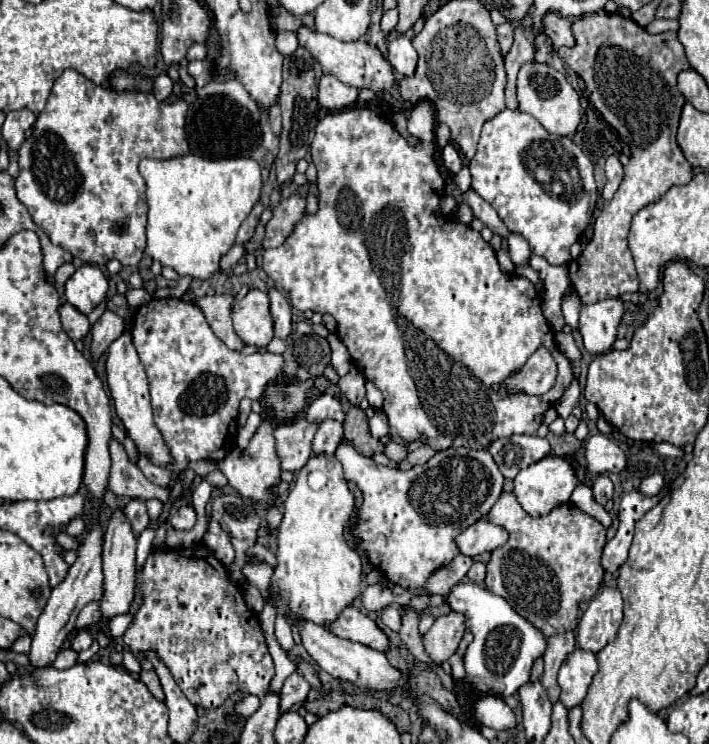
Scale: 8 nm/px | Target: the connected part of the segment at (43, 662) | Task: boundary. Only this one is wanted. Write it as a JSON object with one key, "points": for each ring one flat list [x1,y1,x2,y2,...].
{"points":[[100,525,90,527,90,531,86,533,86,539,80,543,78,547,78,559,76,563,70,567,68,577,60,583,60,587,52,589,52,595,42,611,42,615,38,617,36,623,36,631,32,637,32,649,28,653,30,665,34,669,42,669,42,667,50,667,62,647,62,643,66,641,66,637,72,633,74,629,74,621,80,613,80,609,90,603,90,601,98,601,102,597,102,529]]}

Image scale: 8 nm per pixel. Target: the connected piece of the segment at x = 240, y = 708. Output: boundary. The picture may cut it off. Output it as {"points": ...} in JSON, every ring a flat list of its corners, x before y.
{"points":[[246,695,244,699,234,703,234,711,242,717,250,717,252,713,258,711,258,707,260,707,260,699,256,695]]}

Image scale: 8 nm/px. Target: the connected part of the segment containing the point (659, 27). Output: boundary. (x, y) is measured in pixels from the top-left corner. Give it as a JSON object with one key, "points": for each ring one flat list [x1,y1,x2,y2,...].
{"points":[[654,19,648,27,648,31,652,33,660,33,660,31,676,31,678,29,678,21,668,21,668,19]]}

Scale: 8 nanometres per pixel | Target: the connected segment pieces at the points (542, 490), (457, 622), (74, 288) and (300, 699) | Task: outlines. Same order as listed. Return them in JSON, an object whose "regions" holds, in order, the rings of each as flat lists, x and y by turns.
{"regions":[[[556,455,544,457,542,461,530,465,528,469,520,471,514,477,514,493,518,497,518,503,532,517,544,517,554,507,568,503,576,485,578,485,578,481,576,481,576,475,572,471,572,467,562,457,556,457]],[[452,611,448,615,438,617,430,631,424,635,424,649,430,655,430,659,436,665,448,661,456,653,464,631,464,615]],[[84,263,76,273,66,281,66,301,72,303,78,311,88,315,96,305,104,301,108,293,108,281,98,265]],[[292,673,280,691,280,715,290,711,296,703,304,703,310,693,308,681,300,673]]]}

